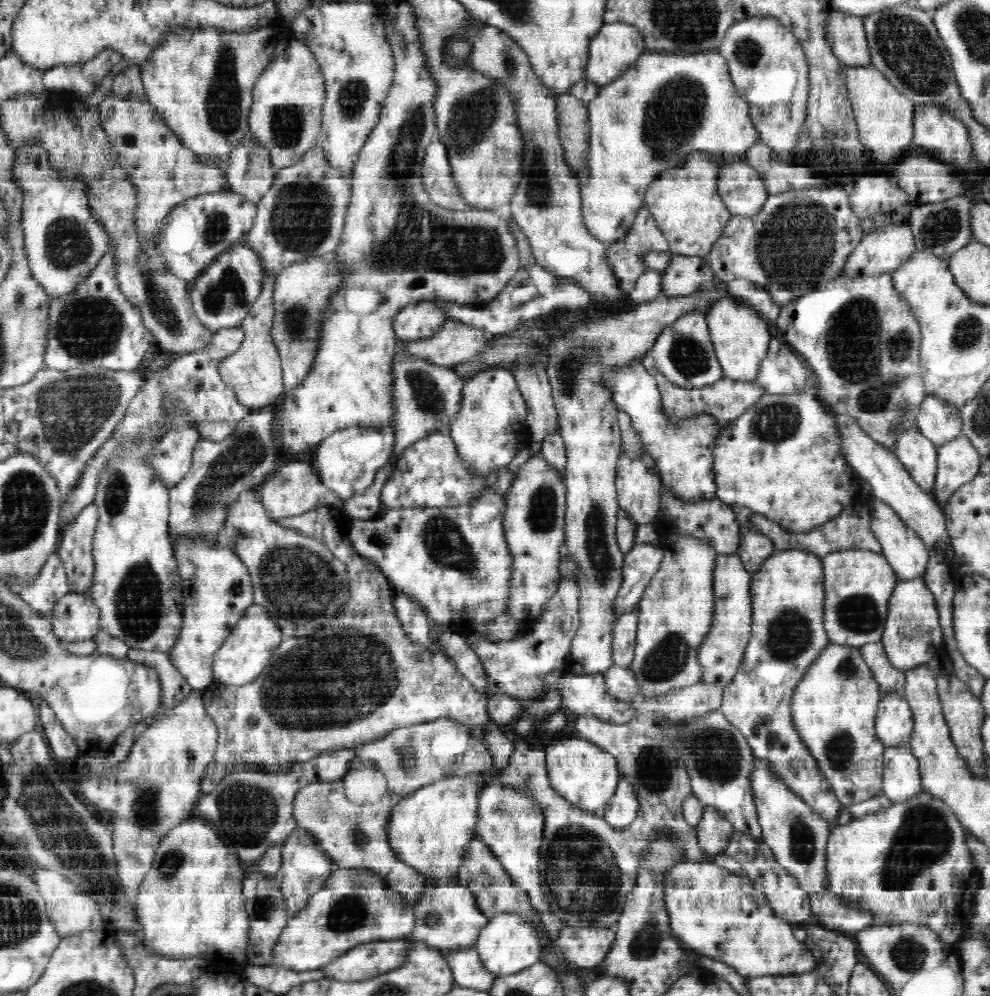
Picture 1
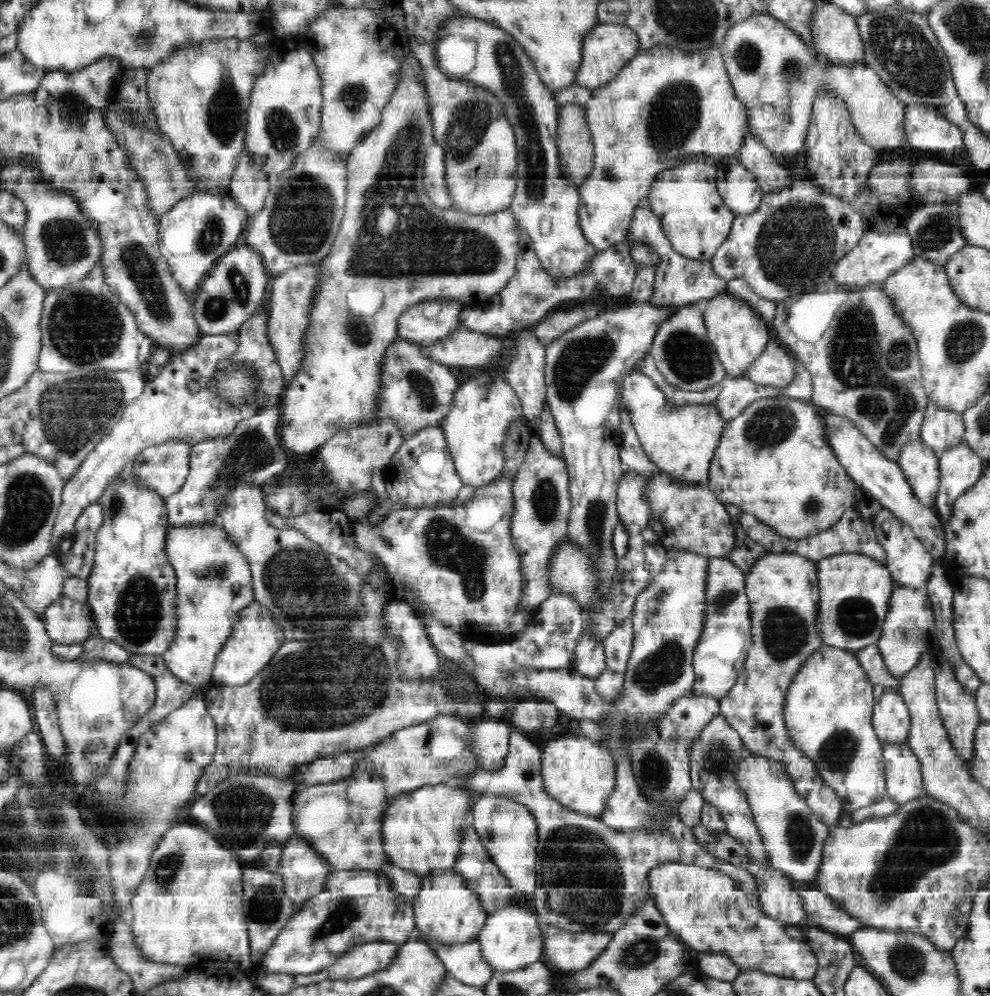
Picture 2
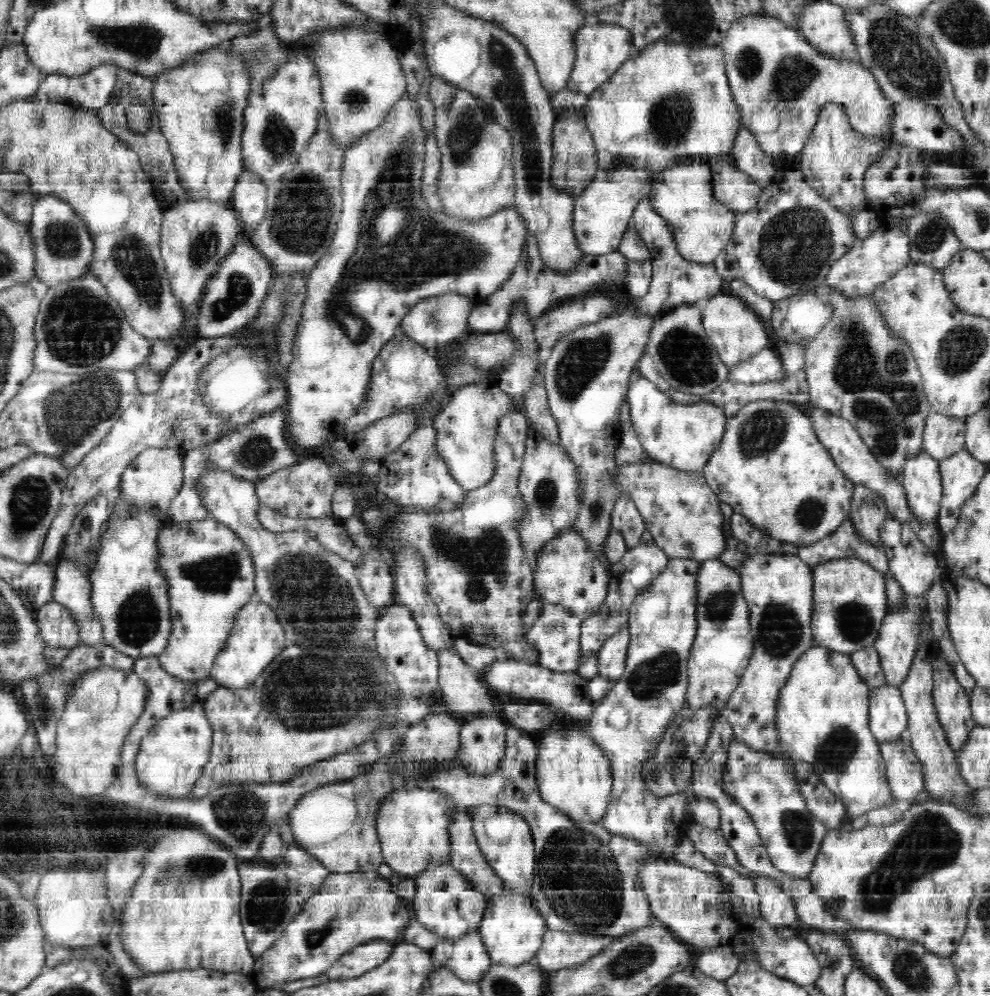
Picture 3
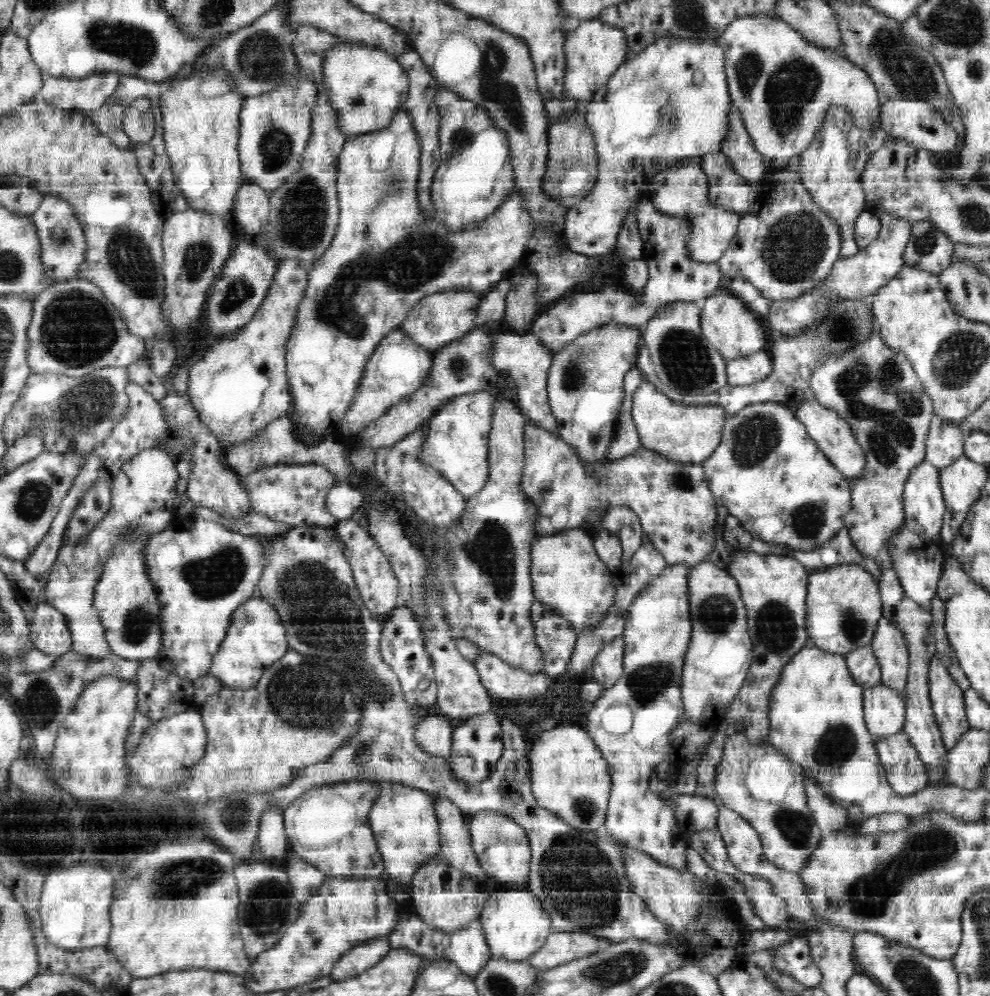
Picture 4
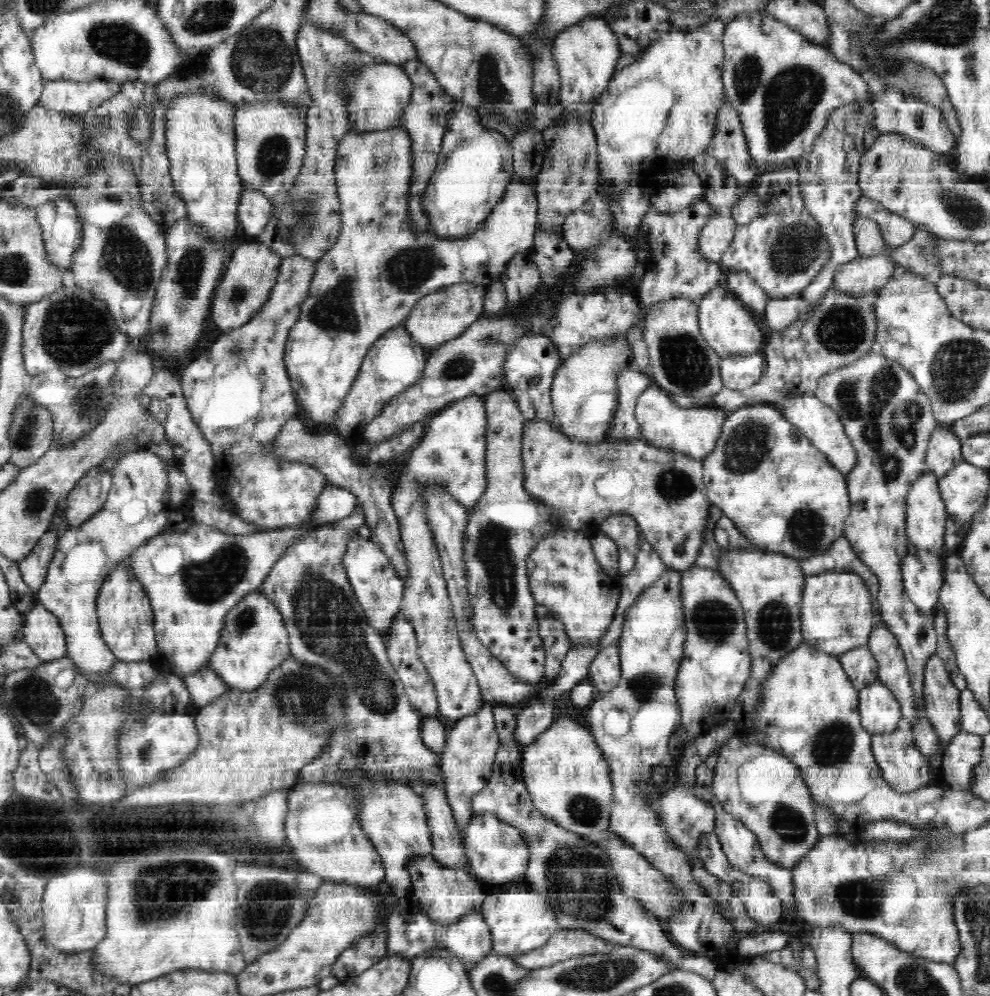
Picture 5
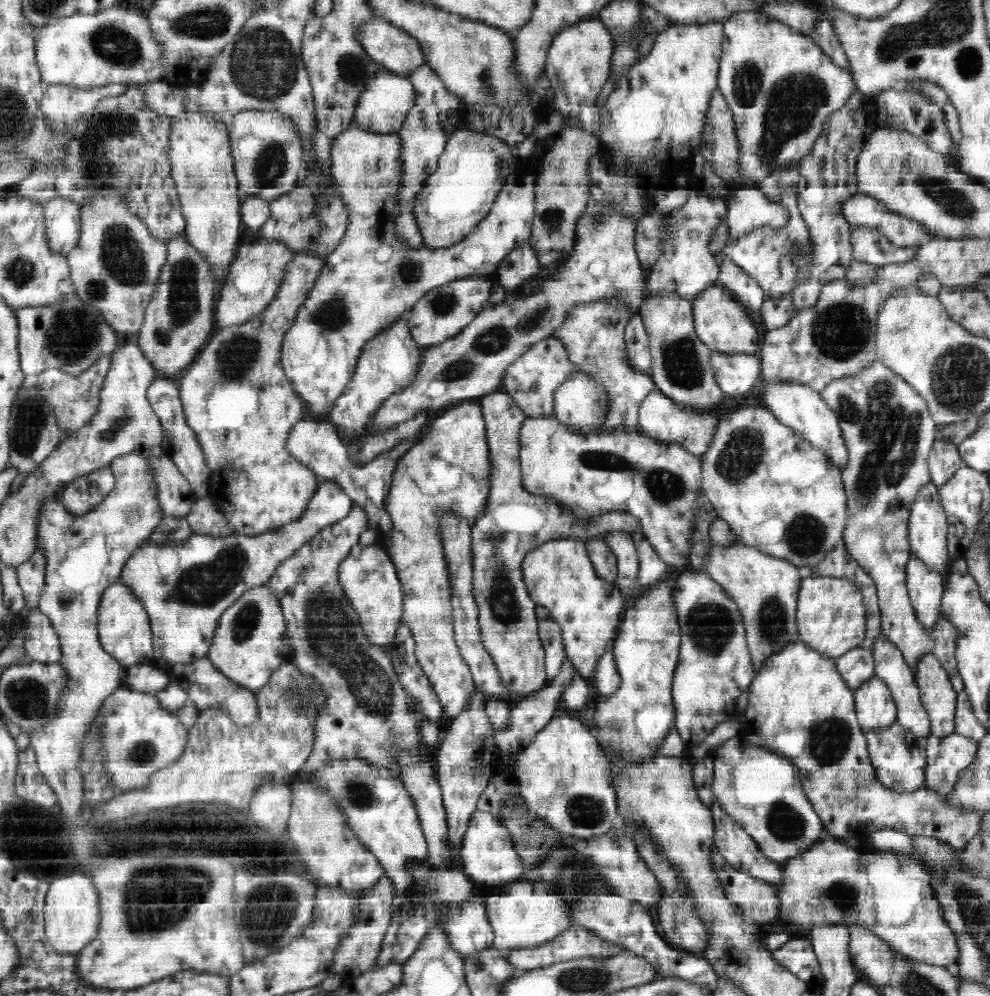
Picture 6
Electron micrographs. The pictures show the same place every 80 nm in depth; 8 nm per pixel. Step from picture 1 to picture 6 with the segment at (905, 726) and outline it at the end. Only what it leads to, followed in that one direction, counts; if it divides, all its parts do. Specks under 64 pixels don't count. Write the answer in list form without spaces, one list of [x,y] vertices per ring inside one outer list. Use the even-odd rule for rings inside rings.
[[[874,674],[855,691],[855,711],[865,731],[890,728],[897,720],[895,701],[888,685]]]

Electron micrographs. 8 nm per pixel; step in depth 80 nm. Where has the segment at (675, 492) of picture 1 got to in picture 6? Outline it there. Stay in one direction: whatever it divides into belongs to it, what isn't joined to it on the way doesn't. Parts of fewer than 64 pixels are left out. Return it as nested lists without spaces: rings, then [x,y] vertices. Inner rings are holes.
[[[654,390],[640,404],[638,427],[646,437],[662,443],[678,443],[680,447],[684,447],[688,452],[692,452],[693,455],[702,456],[707,451],[707,448],[710,447],[722,414],[723,410],[713,412],[690,411],[682,408],[682,406],[658,390]]]

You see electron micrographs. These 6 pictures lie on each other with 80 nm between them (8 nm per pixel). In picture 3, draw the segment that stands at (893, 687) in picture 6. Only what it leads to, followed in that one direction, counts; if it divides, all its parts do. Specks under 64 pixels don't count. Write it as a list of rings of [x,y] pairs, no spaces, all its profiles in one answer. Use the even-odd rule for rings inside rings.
[[[905,594],[898,610],[888,613],[884,617],[873,646],[880,655],[881,668],[887,679],[887,685],[899,687],[909,673],[914,653],[919,647],[919,626],[921,625],[919,620],[924,611],[926,611],[926,597],[919,598],[919,596]]]

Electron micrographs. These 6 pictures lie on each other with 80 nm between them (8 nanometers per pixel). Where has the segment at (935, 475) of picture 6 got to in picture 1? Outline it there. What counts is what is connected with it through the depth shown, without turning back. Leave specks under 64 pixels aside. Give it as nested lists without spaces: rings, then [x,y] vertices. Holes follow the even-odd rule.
[[[927,394],[926,399],[922,400],[916,420],[917,428],[937,447],[962,435],[963,422],[959,408],[934,395]]]

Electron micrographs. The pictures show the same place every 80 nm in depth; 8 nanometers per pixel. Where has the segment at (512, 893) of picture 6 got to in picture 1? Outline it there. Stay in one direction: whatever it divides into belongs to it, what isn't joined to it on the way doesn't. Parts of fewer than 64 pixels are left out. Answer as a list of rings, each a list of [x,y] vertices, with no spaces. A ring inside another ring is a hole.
[[[504,914],[490,919],[476,941],[480,962],[494,976],[514,975],[540,960],[540,939],[533,927],[521,916]]]

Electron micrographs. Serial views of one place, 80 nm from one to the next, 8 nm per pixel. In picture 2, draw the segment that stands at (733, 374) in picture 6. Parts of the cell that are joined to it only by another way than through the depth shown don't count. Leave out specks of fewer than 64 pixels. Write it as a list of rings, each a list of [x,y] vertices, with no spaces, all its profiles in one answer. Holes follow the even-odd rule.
[[[770,341],[764,352],[747,368],[746,378],[755,384],[784,390],[795,379],[795,361],[780,342]]]

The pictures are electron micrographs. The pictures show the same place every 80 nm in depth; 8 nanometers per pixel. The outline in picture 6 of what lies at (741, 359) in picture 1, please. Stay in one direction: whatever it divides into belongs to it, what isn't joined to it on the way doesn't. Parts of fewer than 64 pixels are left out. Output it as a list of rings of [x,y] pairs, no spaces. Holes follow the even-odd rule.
[[[710,286],[704,292],[693,298],[693,316],[695,331],[699,339],[712,351],[725,355],[755,354],[760,351],[760,338],[754,322],[746,314],[744,306],[732,300],[730,293],[718,286]]]

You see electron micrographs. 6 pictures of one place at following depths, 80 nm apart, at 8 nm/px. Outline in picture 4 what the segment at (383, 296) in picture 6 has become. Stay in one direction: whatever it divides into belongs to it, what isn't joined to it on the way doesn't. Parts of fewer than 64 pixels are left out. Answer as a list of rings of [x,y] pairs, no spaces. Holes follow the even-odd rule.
[[[398,108],[396,114],[392,116],[392,124],[388,128],[372,131],[355,138],[348,138],[344,143],[343,151],[340,152],[337,160],[337,195],[339,198],[339,222],[336,228],[334,240],[330,247],[324,252],[323,256],[316,260],[309,268],[309,280],[304,299],[301,300],[297,319],[291,332],[289,341],[287,342],[287,352],[285,354],[285,369],[290,382],[290,392],[292,392],[292,402],[294,402],[294,422],[302,426],[302,432],[306,434],[318,434],[318,436],[327,437],[332,434],[332,430],[336,430],[338,420],[342,419],[349,406],[352,404],[356,392],[360,390],[360,382],[367,360],[375,351],[376,345],[392,330],[399,329],[412,311],[412,307],[426,296],[435,295],[436,293],[448,292],[451,290],[462,292],[474,292],[479,296],[483,296],[496,287],[501,281],[510,276],[512,268],[519,263],[520,259],[526,254],[527,245],[530,238],[535,234],[533,220],[530,218],[528,211],[524,208],[524,199],[521,198],[518,190],[514,190],[510,198],[506,199],[496,211],[487,216],[478,225],[473,225],[468,230],[460,232],[450,232],[447,226],[437,217],[426,217],[418,206],[416,191],[420,168],[420,143],[416,134],[414,124],[410,112],[405,108]],[[360,292],[368,292],[374,298],[374,304],[362,304],[360,300]]]

